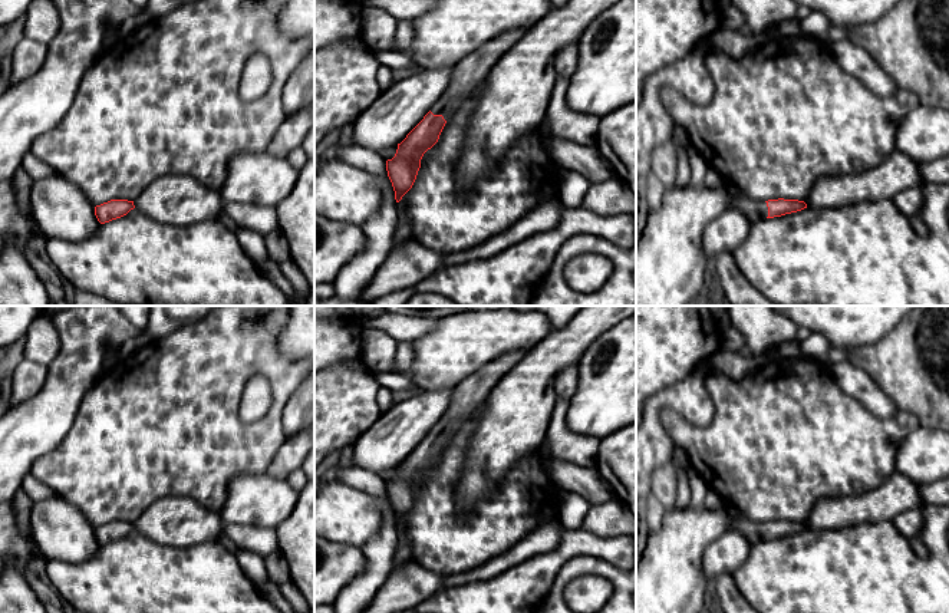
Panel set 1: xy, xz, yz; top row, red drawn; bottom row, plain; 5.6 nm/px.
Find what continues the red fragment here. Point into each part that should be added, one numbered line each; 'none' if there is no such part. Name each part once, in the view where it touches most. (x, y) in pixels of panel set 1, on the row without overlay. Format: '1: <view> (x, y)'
1: xz (470, 394)
2: xz (402, 556)

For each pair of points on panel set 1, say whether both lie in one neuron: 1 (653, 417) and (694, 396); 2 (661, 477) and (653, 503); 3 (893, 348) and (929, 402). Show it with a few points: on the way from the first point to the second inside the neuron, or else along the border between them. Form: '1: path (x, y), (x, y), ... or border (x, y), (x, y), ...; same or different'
1: path (661, 405), (669, 396), (682, 396); same
2: border (652, 493), (666, 508); different
3: path (906, 361), (929, 384), (929, 389); same

